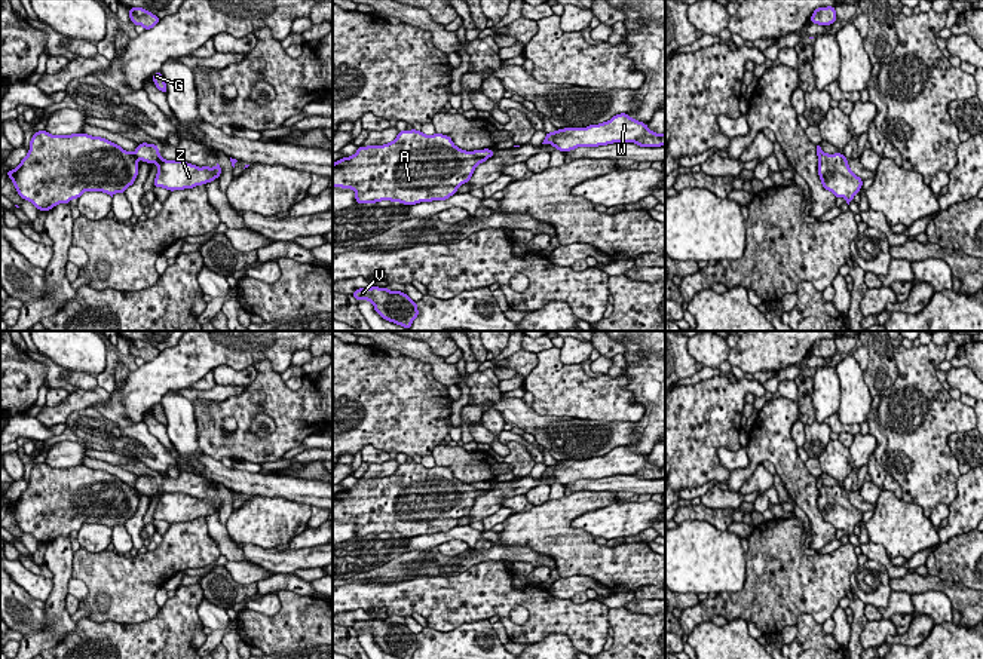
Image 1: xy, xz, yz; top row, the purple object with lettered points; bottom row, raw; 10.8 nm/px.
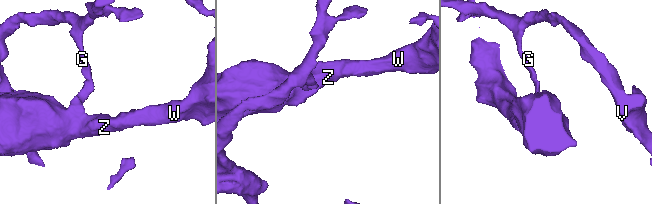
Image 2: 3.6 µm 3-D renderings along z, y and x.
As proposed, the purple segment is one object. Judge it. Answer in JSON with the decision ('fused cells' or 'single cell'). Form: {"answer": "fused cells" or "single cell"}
{"answer": "fused cells"}

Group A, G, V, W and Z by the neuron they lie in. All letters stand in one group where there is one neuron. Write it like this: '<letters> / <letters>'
A W Z / G V

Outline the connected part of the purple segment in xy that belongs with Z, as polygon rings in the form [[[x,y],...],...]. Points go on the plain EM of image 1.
[[[159,490],[156,494],[157,506],[153,519],[162,519],[169,524],[193,521],[220,511],[221,499],[217,496],[214,500],[197,500],[196,497],[184,493],[165,493]]]

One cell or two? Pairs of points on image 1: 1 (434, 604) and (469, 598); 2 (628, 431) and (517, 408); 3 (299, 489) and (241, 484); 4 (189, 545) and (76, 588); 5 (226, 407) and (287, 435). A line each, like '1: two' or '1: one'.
1: one
2: one
3: one
4: two
5: one

